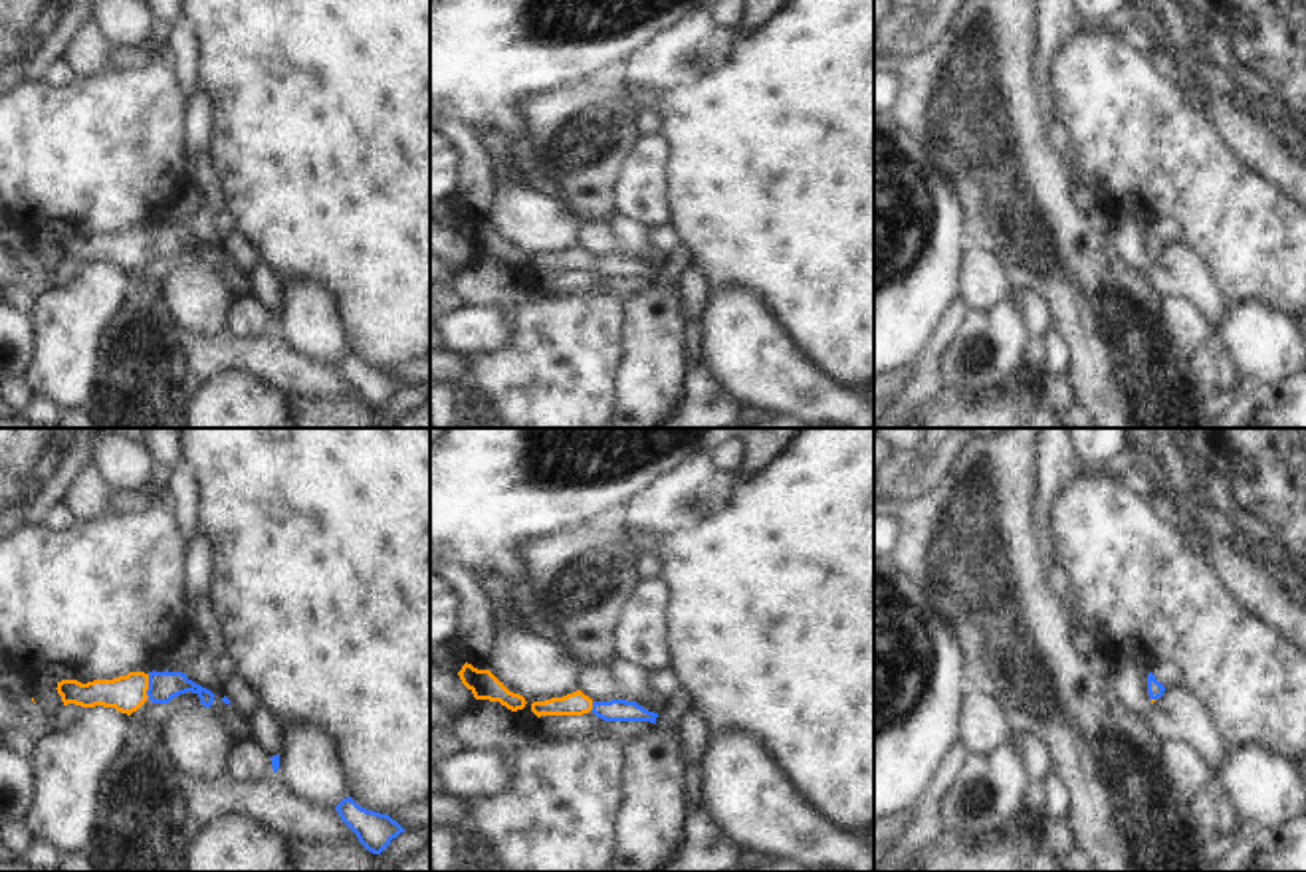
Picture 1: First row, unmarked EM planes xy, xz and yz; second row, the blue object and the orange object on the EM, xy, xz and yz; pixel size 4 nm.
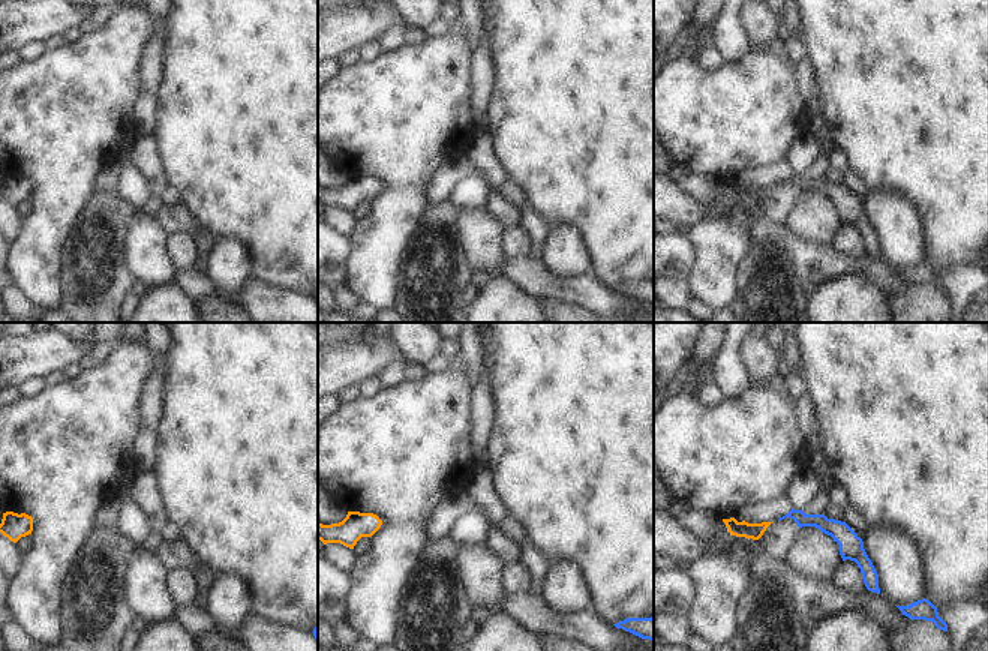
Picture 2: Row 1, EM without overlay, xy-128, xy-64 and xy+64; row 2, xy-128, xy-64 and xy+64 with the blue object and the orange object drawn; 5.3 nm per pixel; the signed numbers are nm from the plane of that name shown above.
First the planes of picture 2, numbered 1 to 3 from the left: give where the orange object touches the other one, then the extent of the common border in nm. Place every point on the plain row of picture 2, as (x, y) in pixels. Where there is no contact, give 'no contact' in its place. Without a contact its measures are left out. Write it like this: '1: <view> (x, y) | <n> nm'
1: no contact
2: no contact
3: no contact

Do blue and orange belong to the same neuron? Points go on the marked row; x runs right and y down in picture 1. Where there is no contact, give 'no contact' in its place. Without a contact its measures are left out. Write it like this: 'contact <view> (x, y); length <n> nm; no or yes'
contact xy (149, 686); length 100 nm; yes

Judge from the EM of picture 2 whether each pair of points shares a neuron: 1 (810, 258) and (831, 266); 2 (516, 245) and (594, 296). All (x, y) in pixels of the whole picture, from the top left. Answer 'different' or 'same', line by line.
1: same
2: different

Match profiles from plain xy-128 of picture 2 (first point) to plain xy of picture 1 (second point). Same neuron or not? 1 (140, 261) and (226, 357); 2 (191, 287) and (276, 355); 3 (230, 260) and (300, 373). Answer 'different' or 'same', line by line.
1: different
2: same
3: different

